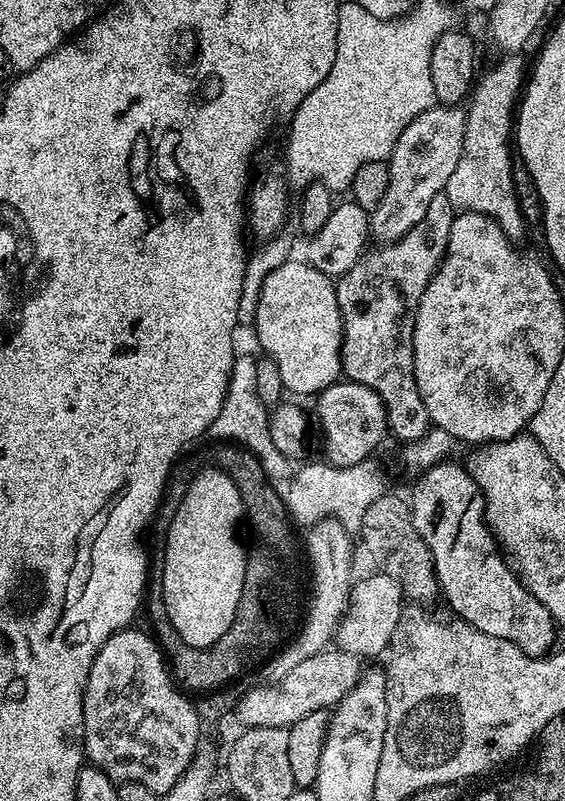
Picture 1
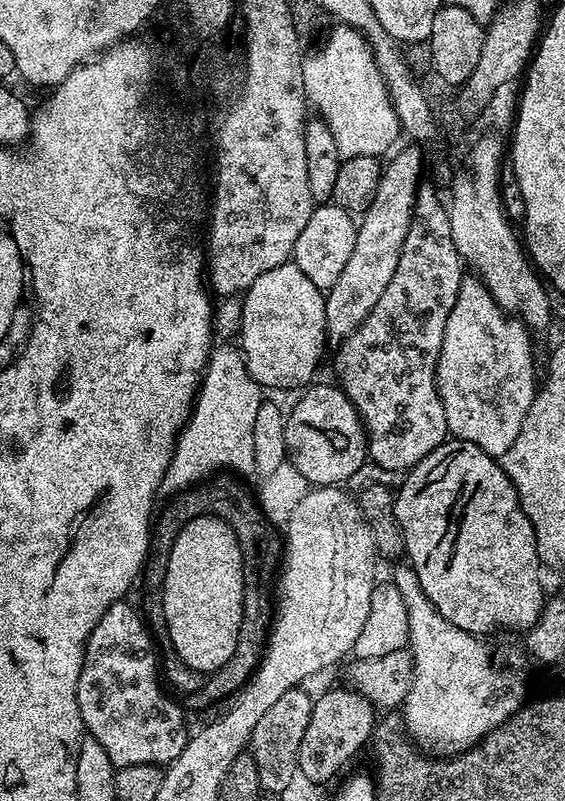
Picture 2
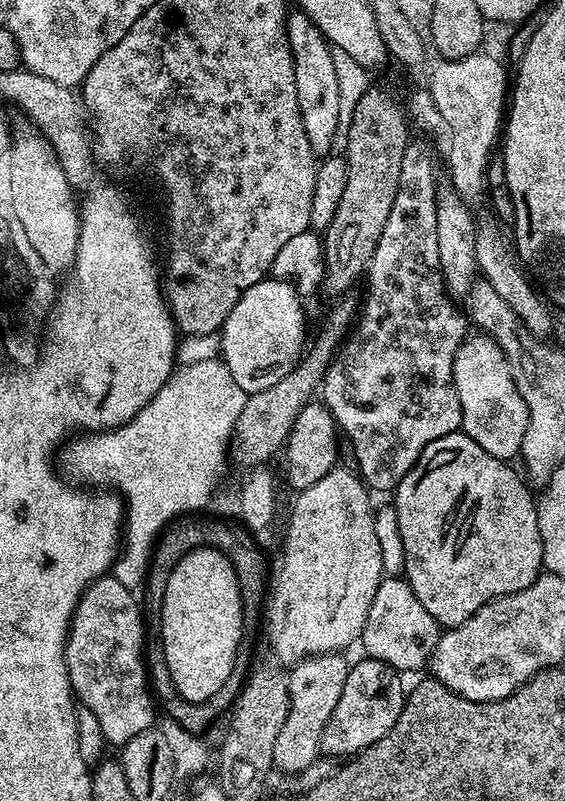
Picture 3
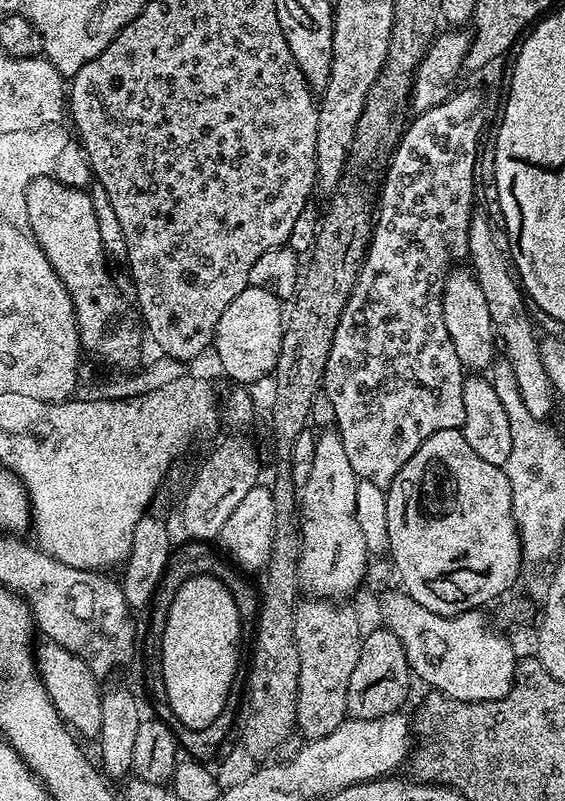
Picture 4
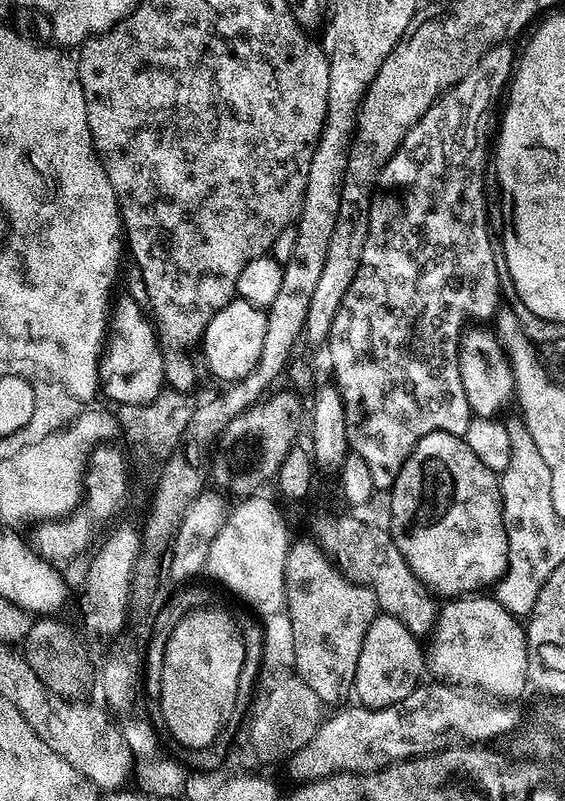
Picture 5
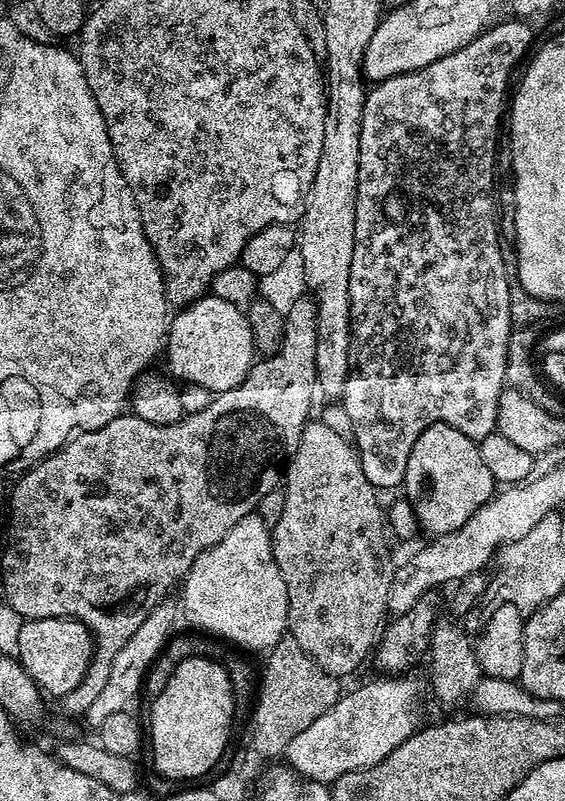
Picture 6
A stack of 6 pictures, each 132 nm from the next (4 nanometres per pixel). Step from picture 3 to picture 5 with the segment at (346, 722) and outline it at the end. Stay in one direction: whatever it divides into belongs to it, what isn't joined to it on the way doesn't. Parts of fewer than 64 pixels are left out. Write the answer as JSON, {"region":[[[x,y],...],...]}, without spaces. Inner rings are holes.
{"region":[[[378,614],[362,638],[362,654],[358,654],[358,670],[354,674],[354,696],[365,708],[394,706],[406,698],[422,683],[420,675],[426,668],[426,652],[420,649],[421,641],[403,622],[394,616]]]}

